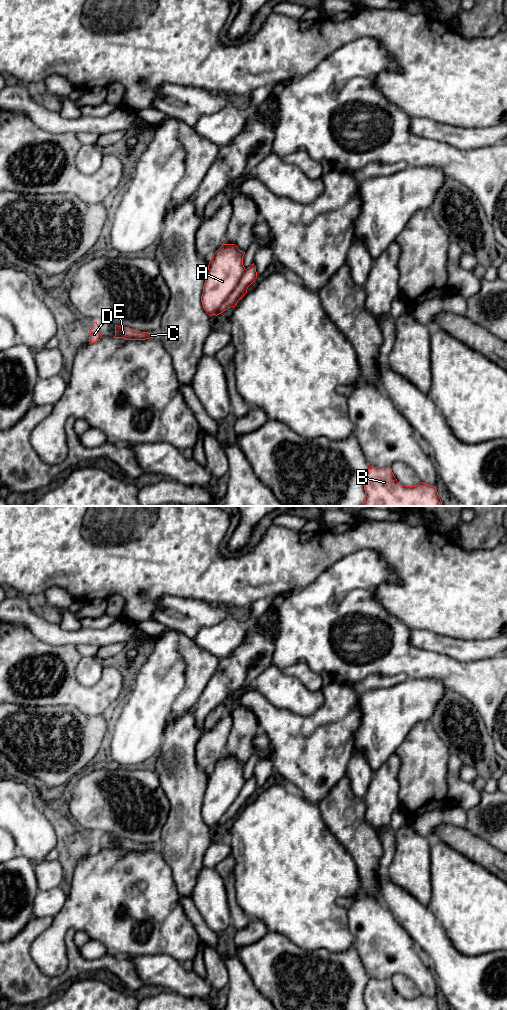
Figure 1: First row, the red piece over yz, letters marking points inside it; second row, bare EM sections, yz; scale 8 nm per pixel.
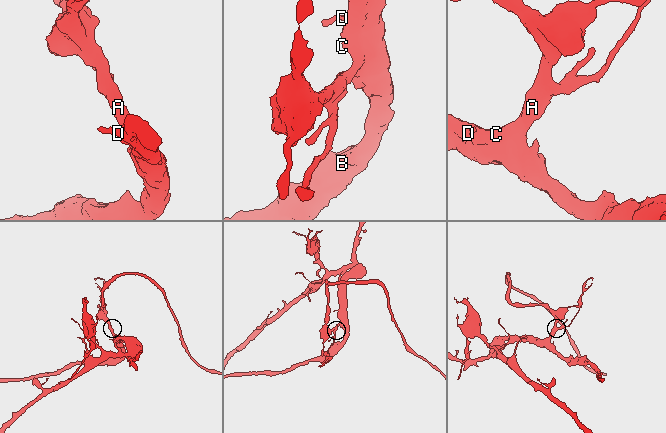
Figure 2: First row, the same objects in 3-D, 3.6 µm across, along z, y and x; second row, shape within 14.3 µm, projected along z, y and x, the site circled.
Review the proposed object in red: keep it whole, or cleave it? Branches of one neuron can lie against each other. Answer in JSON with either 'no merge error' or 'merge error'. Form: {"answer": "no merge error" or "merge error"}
{"answer": "no merge error"}

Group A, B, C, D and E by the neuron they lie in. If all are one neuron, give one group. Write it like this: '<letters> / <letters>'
A B C D E

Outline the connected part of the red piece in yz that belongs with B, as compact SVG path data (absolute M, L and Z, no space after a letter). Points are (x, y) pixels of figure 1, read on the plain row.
M369 978L364 991L365 1010L440 1010L435 998L420 994L416 998L405 998L397 993L390 979Z

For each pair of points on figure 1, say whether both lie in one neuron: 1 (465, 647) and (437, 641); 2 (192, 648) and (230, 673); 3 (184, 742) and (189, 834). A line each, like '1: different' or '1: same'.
1: same
2: different
3: same

